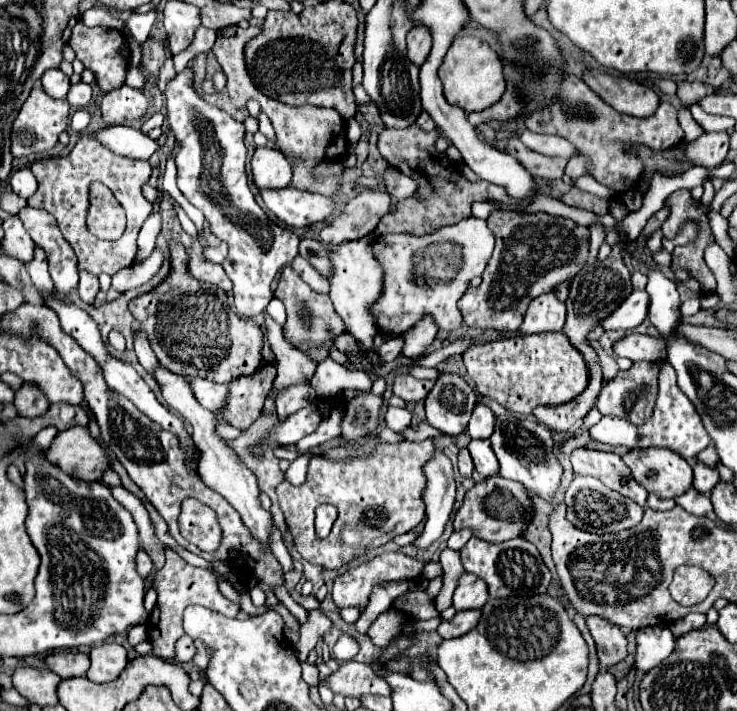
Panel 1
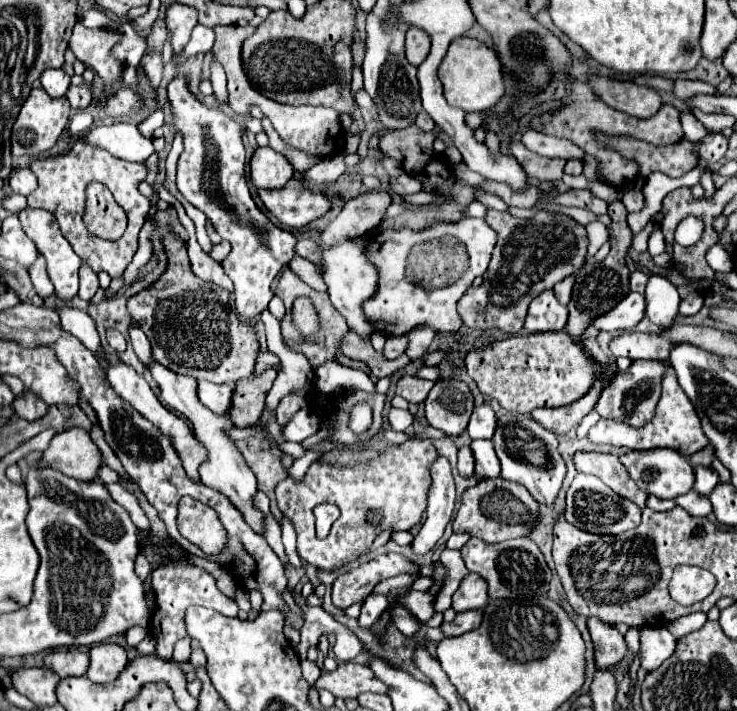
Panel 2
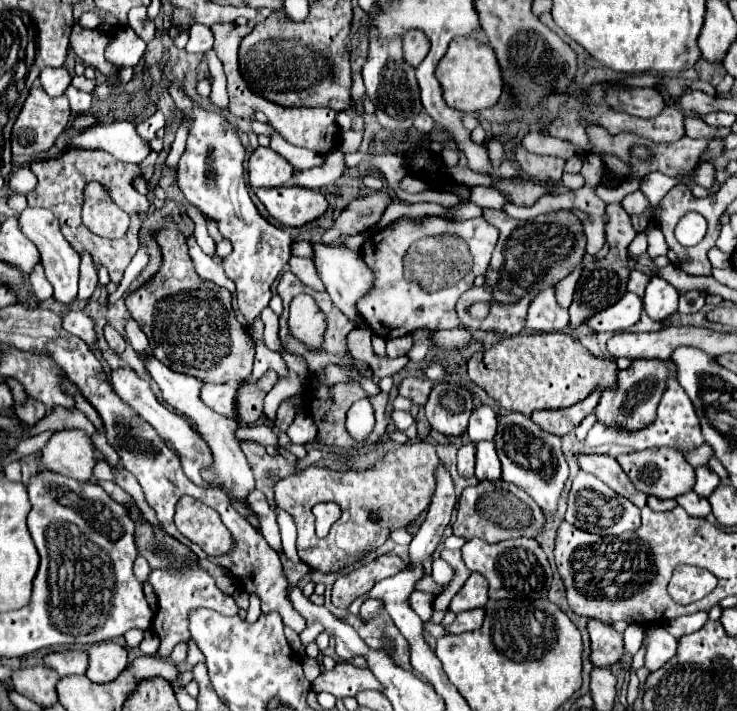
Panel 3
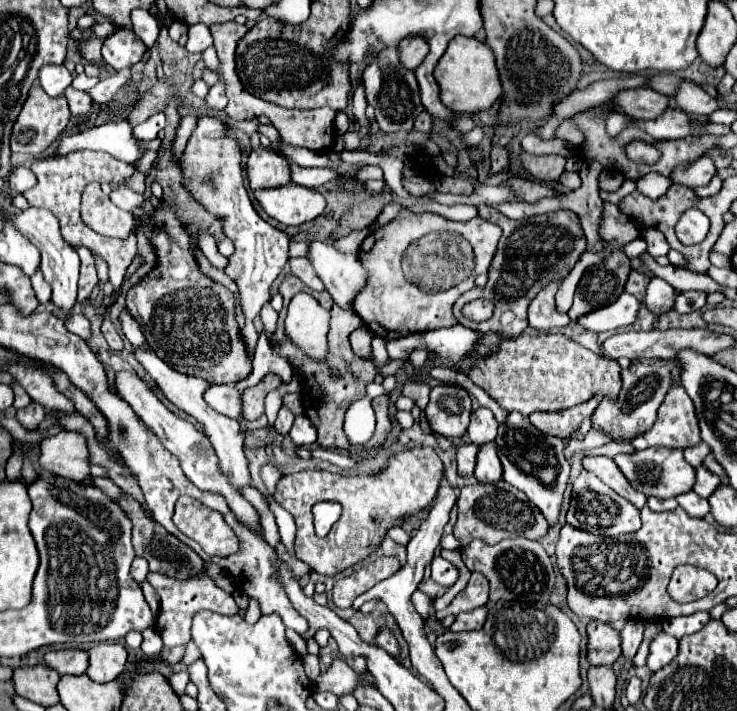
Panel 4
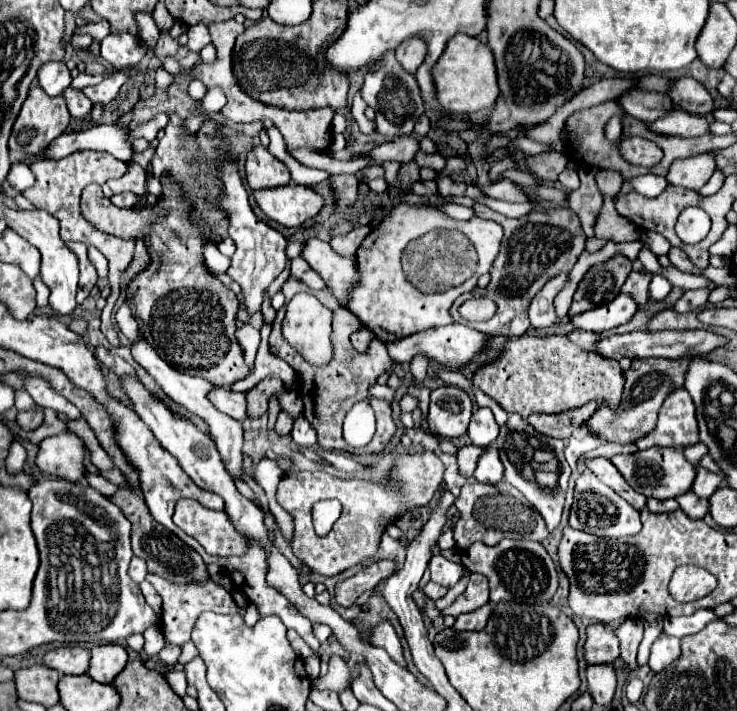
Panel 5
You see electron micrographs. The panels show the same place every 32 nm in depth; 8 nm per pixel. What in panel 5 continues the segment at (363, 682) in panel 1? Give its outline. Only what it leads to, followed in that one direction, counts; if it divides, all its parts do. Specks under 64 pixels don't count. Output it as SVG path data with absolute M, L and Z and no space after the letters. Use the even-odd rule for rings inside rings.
M332 656L330 664L328 664L328 674L316 678L314 688L320 690L334 690L334 692L344 692L352 686L352 674L348 664L340 658L340 656Z

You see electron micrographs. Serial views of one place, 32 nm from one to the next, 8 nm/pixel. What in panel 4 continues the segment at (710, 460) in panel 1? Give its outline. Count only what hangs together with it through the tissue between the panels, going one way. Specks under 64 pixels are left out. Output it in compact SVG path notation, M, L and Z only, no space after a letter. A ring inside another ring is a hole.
M702 442L702 444L698 444L696 448L688 448L688 452L686 452L684 456L686 456L688 464L692 464L694 468L698 468L708 454L710 454L710 448L708 448L708 444Z

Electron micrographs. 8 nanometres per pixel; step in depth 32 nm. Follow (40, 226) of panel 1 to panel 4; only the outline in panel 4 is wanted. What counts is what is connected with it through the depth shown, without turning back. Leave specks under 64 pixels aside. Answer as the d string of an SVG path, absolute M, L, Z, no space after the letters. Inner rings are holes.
M26 208L24 212L20 214L14 214L10 218L16 228L40 250L42 254L42 272L44 272L44 278L46 282L52 286L52 302L62 308L64 312L72 310L74 302L76 302L76 288L78 288L78 268L80 268L80 258L78 258L78 252L62 238L60 234L60 226L58 226L58 220L52 212L44 210L44 208Z

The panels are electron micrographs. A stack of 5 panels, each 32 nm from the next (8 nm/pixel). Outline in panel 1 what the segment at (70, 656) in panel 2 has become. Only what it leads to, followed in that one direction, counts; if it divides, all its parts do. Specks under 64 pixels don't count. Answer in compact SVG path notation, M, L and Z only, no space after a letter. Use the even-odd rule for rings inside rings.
M66 650L66 652L52 652L46 656L46 666L56 672L60 678L74 678L74 676L86 676L90 668L88 654L78 650Z

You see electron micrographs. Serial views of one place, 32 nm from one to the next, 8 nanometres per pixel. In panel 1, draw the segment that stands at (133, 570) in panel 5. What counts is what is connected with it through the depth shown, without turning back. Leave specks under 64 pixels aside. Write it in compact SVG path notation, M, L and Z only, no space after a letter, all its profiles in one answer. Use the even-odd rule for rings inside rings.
M140 548L138 550L138 556L136 556L136 566L138 566L138 572L142 578L148 578L152 574L152 560L150 556Z

